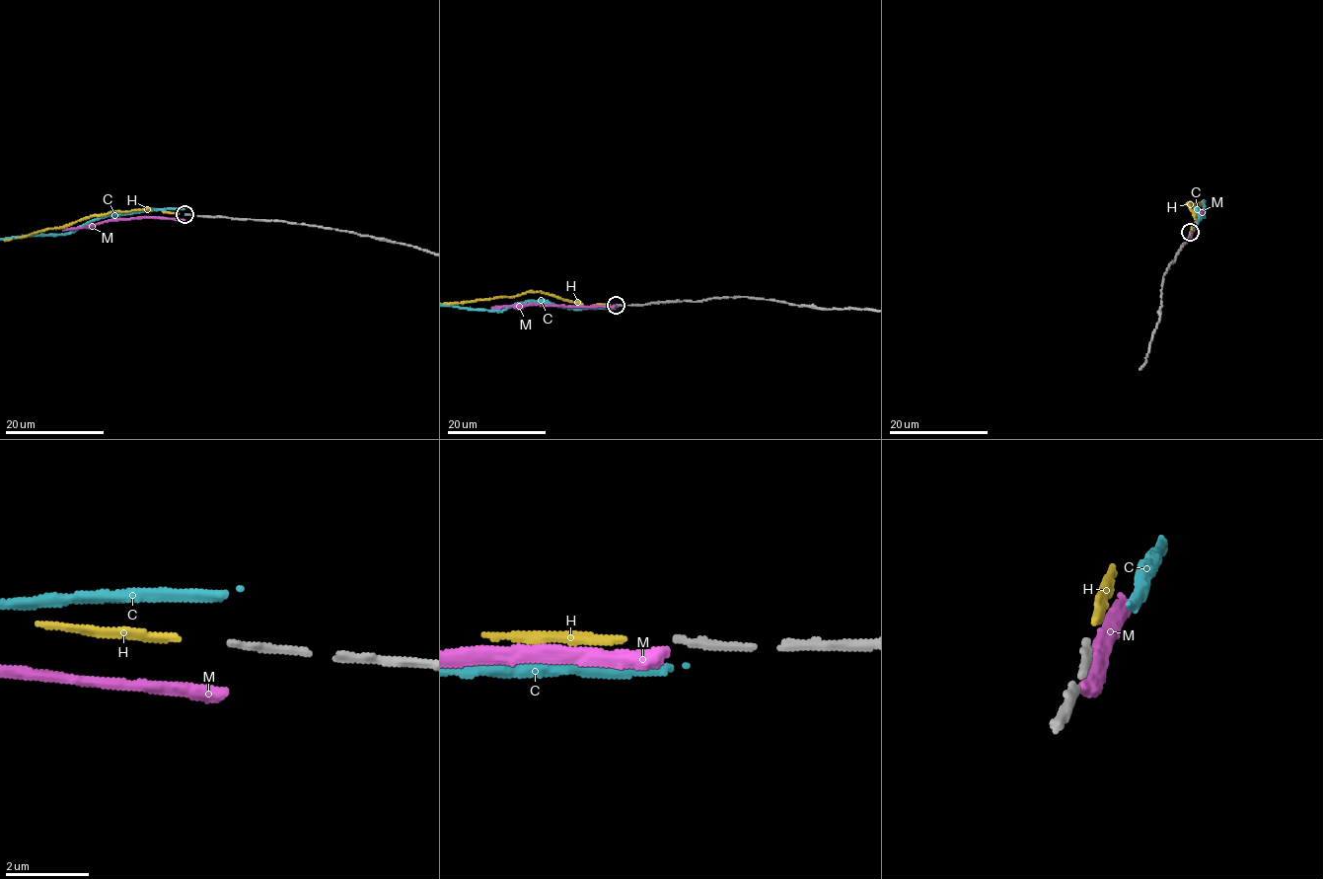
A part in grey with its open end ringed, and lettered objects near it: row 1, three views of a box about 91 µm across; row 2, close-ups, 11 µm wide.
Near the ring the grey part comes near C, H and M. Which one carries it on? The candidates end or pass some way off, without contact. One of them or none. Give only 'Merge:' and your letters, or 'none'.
Merge: H

